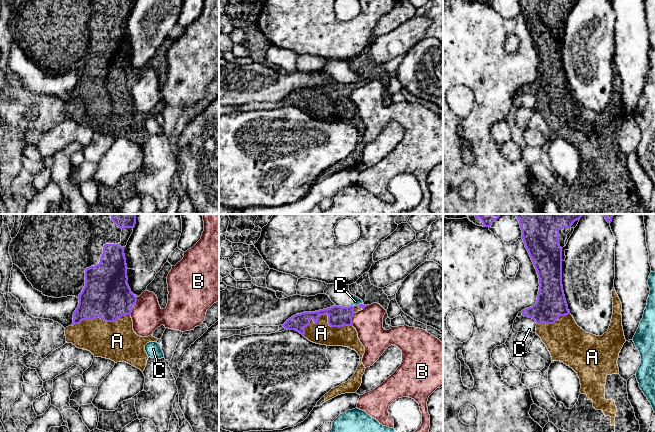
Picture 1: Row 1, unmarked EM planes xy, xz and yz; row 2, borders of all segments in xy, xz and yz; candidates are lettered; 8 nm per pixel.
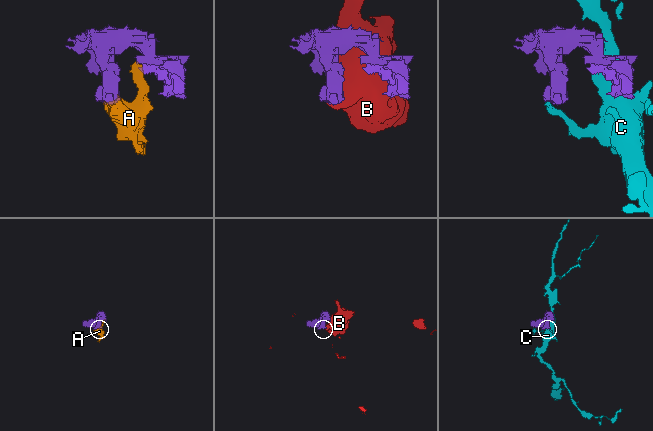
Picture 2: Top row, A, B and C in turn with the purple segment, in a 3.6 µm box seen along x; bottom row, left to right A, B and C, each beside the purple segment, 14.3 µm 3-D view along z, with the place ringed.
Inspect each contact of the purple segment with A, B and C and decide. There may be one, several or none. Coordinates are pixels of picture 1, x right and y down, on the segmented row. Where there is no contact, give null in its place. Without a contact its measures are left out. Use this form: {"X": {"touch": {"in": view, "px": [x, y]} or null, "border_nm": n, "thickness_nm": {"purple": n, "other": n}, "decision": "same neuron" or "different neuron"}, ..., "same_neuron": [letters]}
{"A": {"touch": {"in": "xz", "px": [324, 314]}, "border_nm": 400, "thickness_nm": {"purple": 170, "other": 180}, "decision": "same neuron"}, "B": {"touch": {"in": "xz", "px": [351, 319]}, "border_nm": 110, "thickness_nm": {"purple": 170, "other": 220}, "decision": "different neuron"}, "C": {"touch": {"in": "xz", "px": [353, 306]}, "border_nm": 30, "thickness_nm": {"purple": 170, "other": 70}, "decision": "different neuron"}, "same_neuron": ["A"]}

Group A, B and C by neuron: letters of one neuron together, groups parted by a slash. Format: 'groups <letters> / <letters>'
groups A / B / C

